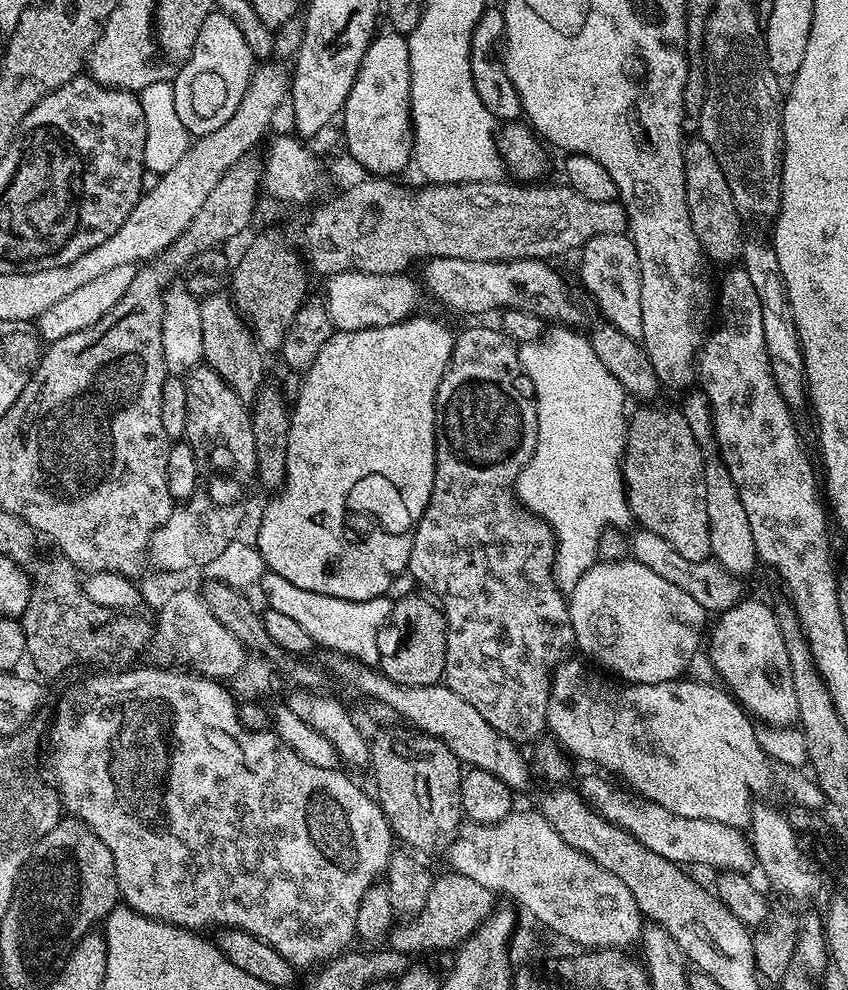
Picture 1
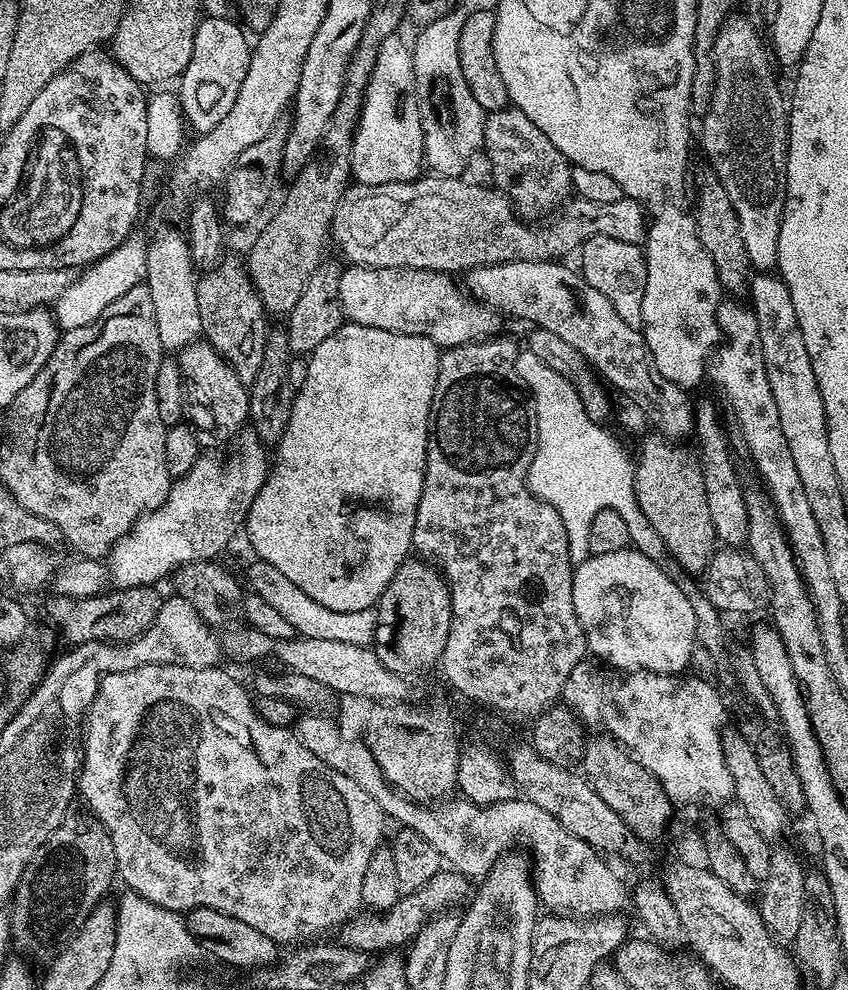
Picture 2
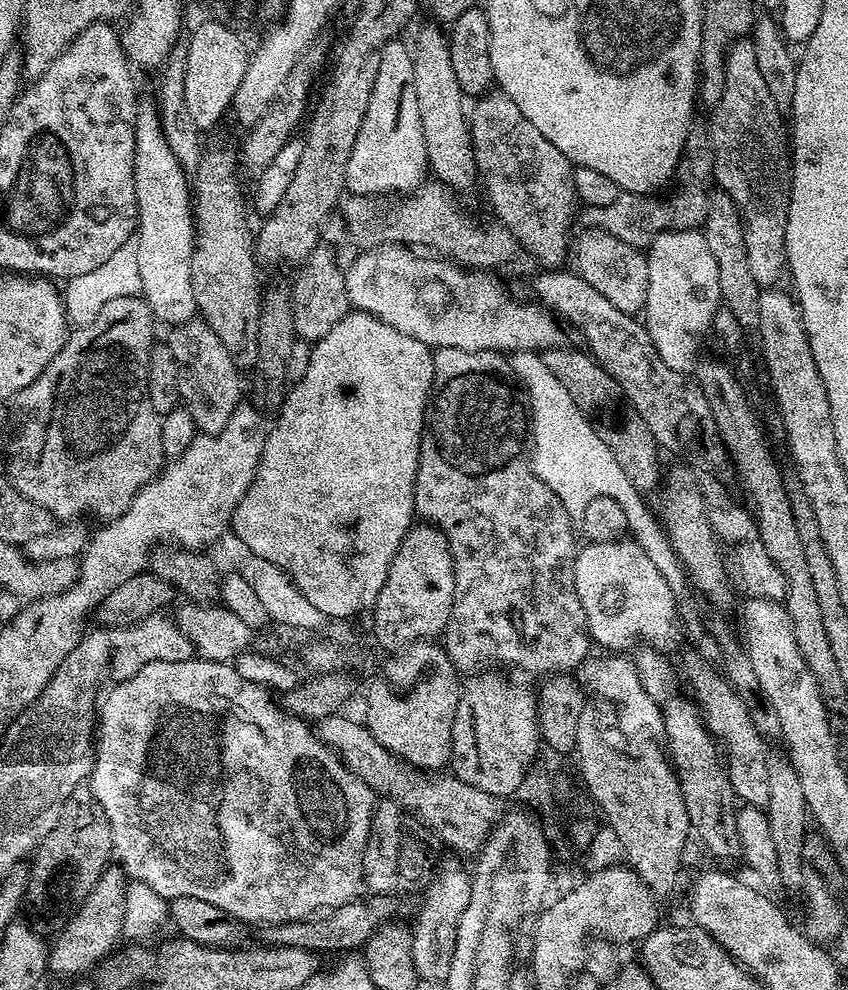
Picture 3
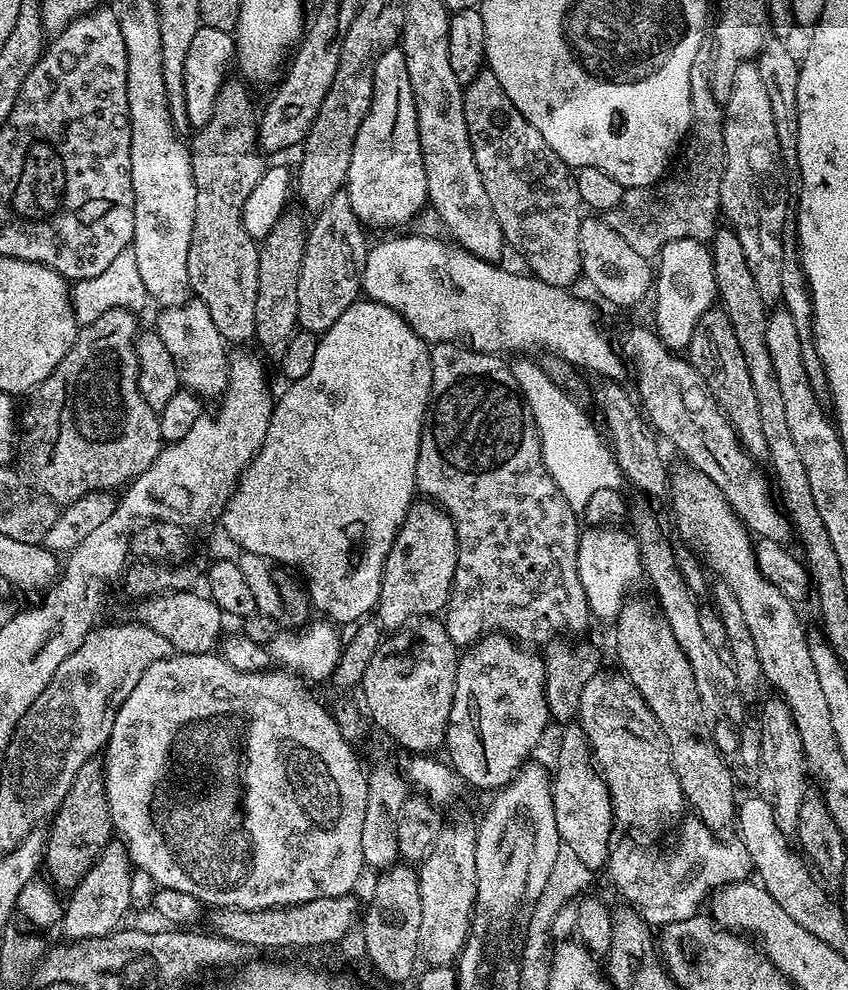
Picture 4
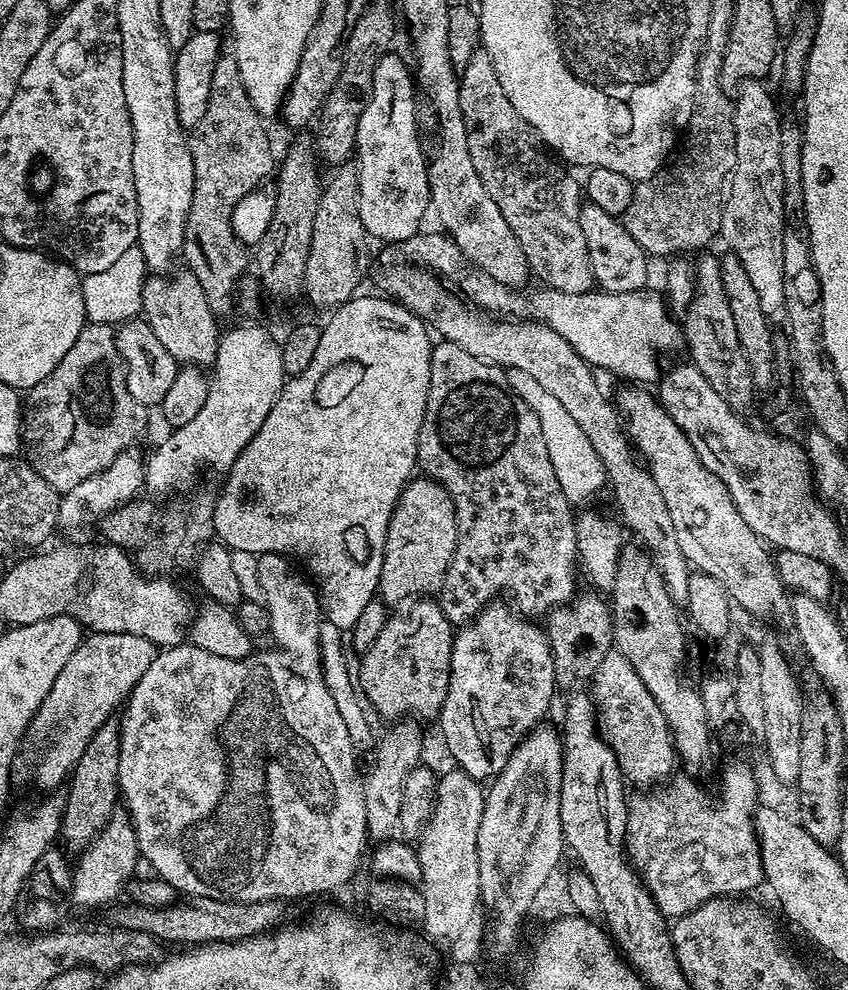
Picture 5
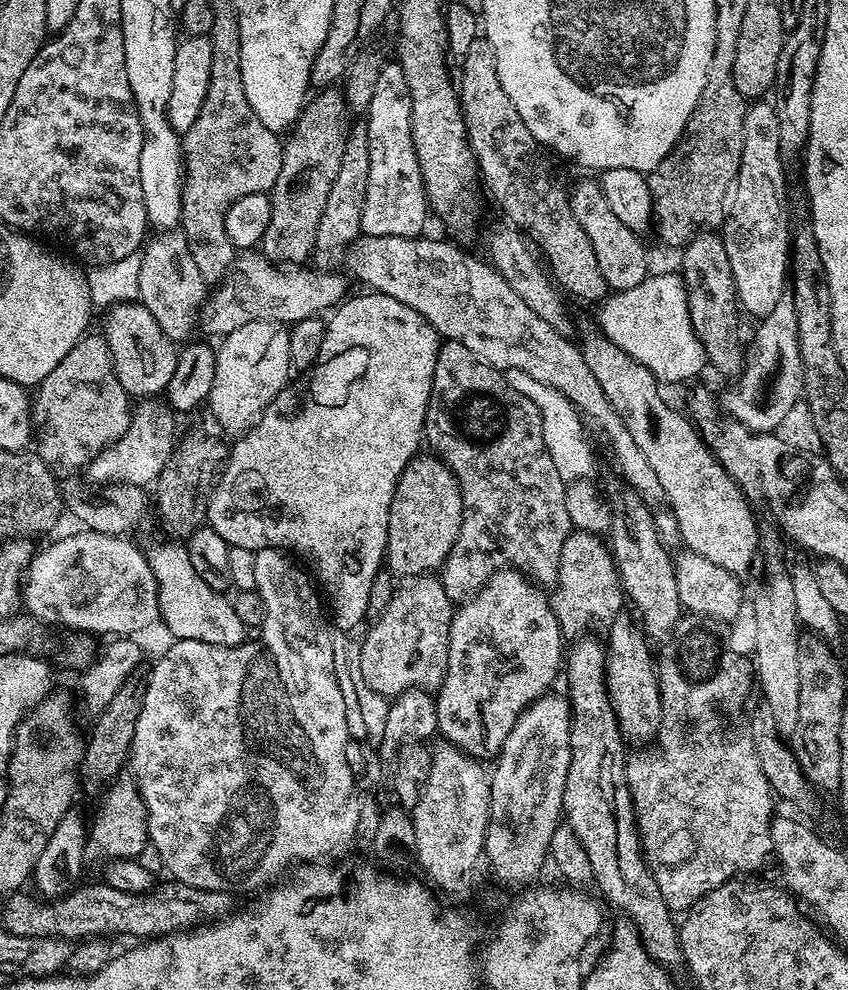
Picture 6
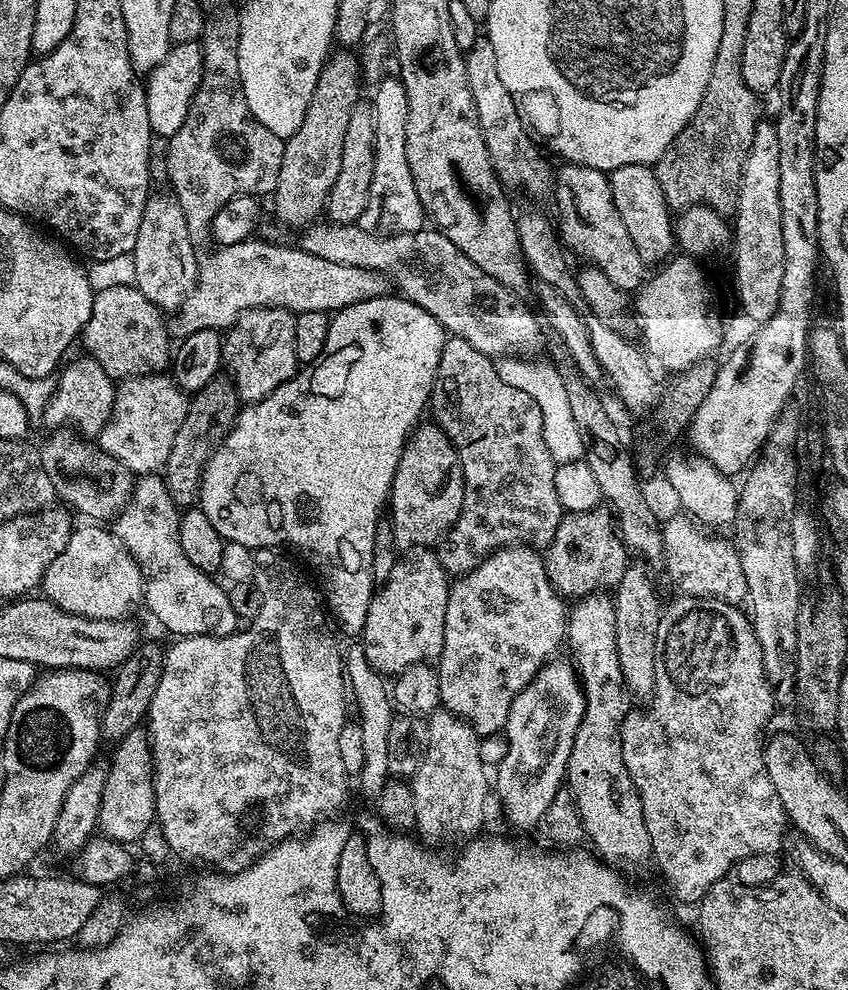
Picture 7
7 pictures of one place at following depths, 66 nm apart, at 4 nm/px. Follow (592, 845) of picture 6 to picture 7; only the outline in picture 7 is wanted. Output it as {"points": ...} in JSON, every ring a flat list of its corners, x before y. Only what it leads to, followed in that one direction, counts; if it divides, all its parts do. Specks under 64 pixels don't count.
{"points":[[597,590,591,596,579,597,573,603,576,605,573,608,571,605,568,612,566,648,572,651,570,660,576,669,576,675,580,677,580,689,584,691,584,713,578,734,574,738,574,746,570,750,566,787,572,792,577,804,585,837,590,842,592,839,592,844,596,847,595,855,609,865,621,866,620,864,636,864,644,859,647,861,652,855,652,843,646,822,642,818,642,802,626,770,626,762,622,762,622,722,630,711,630,693,624,686,622,666,618,662,618,638,612,602,611,595]]}

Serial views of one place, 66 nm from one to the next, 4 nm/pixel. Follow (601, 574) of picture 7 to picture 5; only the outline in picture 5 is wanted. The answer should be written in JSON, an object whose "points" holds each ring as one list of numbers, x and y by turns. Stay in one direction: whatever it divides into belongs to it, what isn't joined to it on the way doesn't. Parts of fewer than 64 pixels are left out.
{"points":[[581,591,567,604,553,608,546,616,546,631,554,658,556,686,560,690,576,690,587,685,598,670,598,662,602,662,602,658,606,658,606,654,614,648,611,603,605,597,603,600,599,591,591,591]]}

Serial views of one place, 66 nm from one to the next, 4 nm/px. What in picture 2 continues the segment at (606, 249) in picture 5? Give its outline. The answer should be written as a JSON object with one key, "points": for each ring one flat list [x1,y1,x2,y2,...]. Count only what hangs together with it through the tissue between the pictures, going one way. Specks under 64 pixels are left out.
{"points":[[595,236,580,245,578,255,578,268,584,280,610,301,610,306,618,310,625,322,639,325,642,318,642,294,646,294,646,258,643,247,630,242,618,242,618,238]]}

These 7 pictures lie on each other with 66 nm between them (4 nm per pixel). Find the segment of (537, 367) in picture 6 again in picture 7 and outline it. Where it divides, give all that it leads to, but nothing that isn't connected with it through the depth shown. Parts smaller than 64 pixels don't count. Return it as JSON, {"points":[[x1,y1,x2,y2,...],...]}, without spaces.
{"points":[[313,222,303,229,299,233,300,240,298,240,299,247,304,248,310,254,314,254,318,258,326,258,326,262,342,262,342,266,362,266,366,270,376,271,378,274,387,277,390,281,391,287,395,289,399,295,403,296,405,300,414,302,418,306,422,306,422,310,426,310,426,314,430,314,433,318,438,321,442,327,444,327,445,333,448,336,457,336,462,338,466,342,470,342,470,346,474,346,474,350,482,350,482,354,491,356,493,358,503,358,513,354,540,354,545,351,546,348,546,332,542,327,541,321,538,319,537,313,524,305,525,301,521,297,516,296,511,290,507,289,506,286,502,286,498,281,495,281,489,274,486,274,485,271,480,270,474,262,470,260,458,249,457,246,454,246,454,243,450,242,449,238,443,236,440,231,433,230,431,227,425,226,419,228,416,232,407,232,406,234,398,234,397,236,377,236,375,232,367,232,362,230,359,226,359,223,355,224,333,224,328,222]]}

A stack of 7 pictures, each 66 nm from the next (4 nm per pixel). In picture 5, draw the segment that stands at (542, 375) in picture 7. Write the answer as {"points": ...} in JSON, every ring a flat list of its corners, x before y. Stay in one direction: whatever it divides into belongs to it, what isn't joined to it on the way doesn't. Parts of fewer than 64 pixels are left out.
{"points":[[510,368,507,369,507,374,514,394,518,394,518,398,522,398,522,402,526,402,526,406,530,406,534,414,538,414,538,422,542,422,542,438,546,438,546,450,550,454,554,474,558,474,562,494,566,494,569,504,579,506,587,496,592,496,600,487,605,487,602,458,598,458,594,446,590,446,590,438,582,434,578,422,570,418,570,413,562,406,562,402,558,402,558,398,554,398,554,394,549,394,531,374,525,374,523,370]]}

